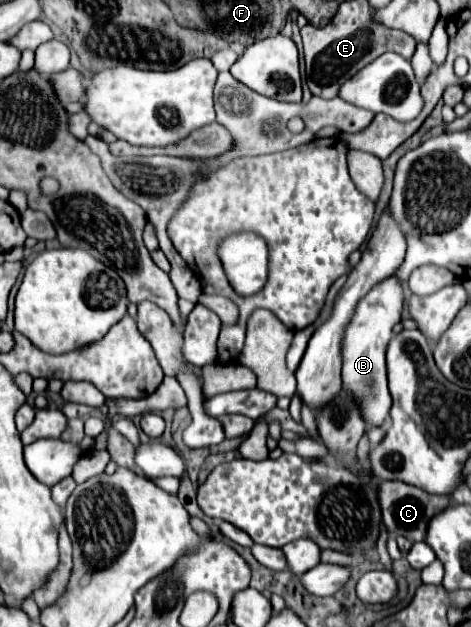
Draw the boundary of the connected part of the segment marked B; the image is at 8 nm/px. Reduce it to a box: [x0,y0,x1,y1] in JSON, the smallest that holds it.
[343,277,403,425]

